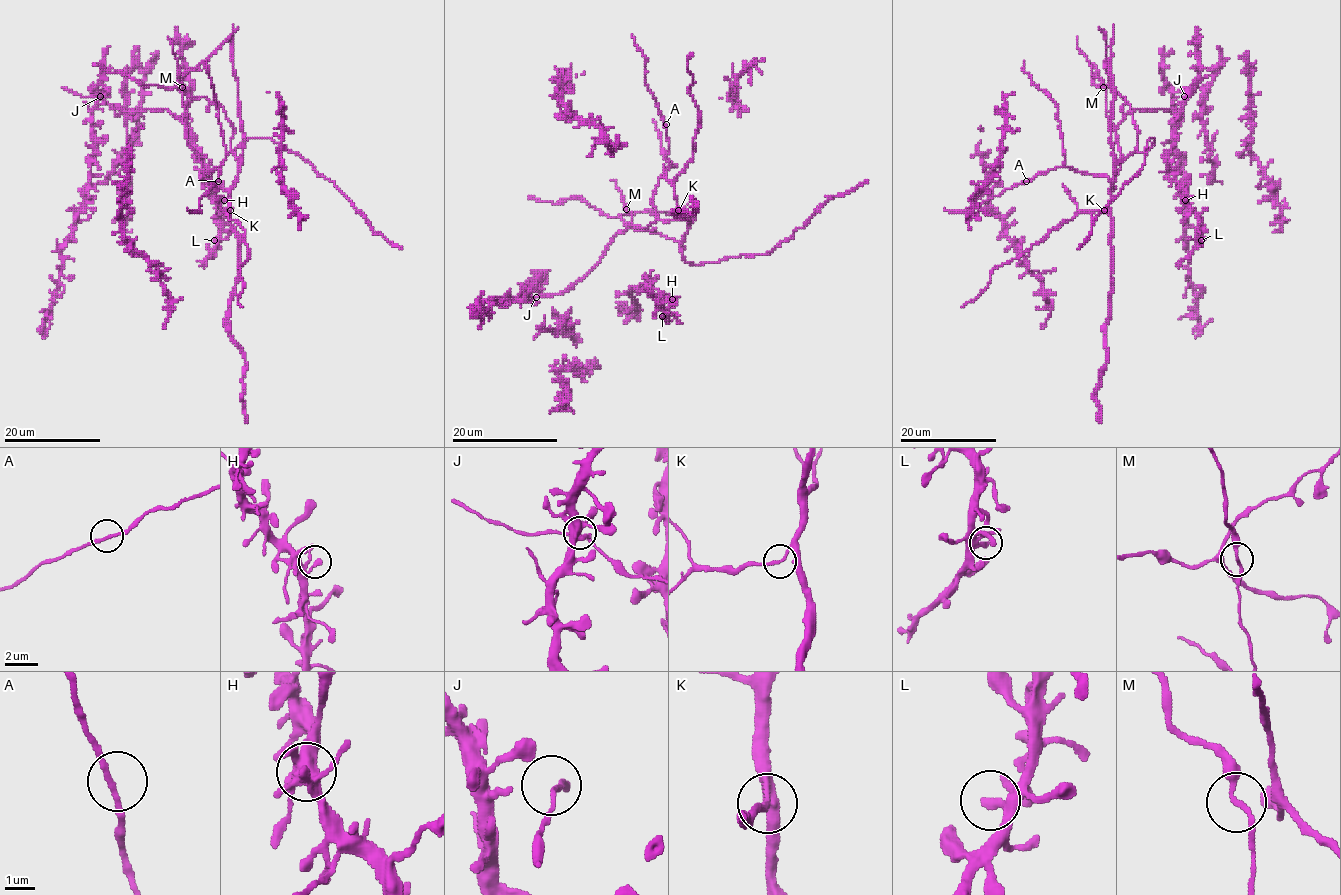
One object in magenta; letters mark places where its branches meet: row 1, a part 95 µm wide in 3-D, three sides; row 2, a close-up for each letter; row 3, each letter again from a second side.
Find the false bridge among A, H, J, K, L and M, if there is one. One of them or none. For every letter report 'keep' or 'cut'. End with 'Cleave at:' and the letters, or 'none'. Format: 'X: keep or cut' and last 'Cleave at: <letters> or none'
A: keep
H: keep
J: keep
K: keep
L: keep
M: keep
Cleave at: none

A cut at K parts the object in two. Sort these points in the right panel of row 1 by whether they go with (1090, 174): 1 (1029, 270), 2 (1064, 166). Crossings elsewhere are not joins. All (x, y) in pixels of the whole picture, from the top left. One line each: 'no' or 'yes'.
1: yes
2: yes

